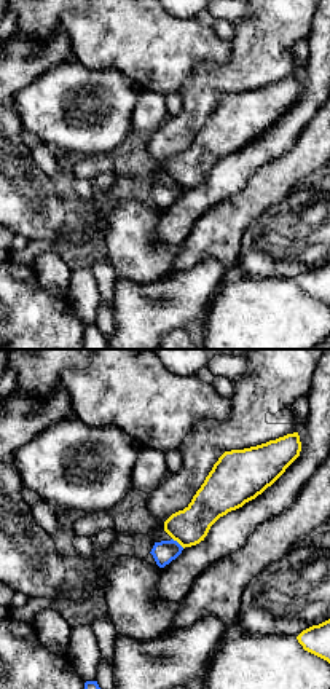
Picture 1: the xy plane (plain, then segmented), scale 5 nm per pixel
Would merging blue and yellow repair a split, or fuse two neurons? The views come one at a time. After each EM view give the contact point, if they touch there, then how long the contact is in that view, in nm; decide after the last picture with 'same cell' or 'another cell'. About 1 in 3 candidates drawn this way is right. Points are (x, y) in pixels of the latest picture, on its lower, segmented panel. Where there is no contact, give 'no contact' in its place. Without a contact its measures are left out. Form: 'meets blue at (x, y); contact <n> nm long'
meets blue at (177, 543); contact 80 nm long

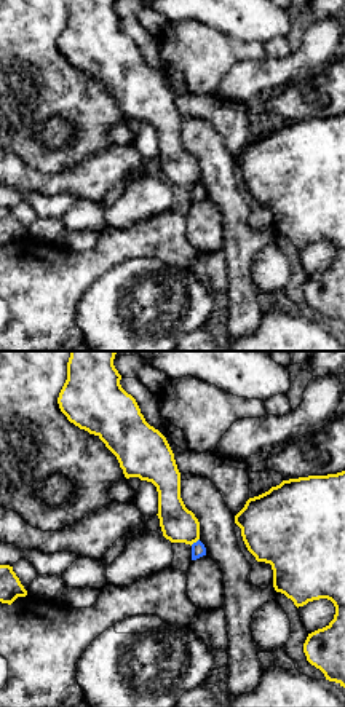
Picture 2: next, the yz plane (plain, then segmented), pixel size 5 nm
meets blue at (194, 543); contact 60 nm long

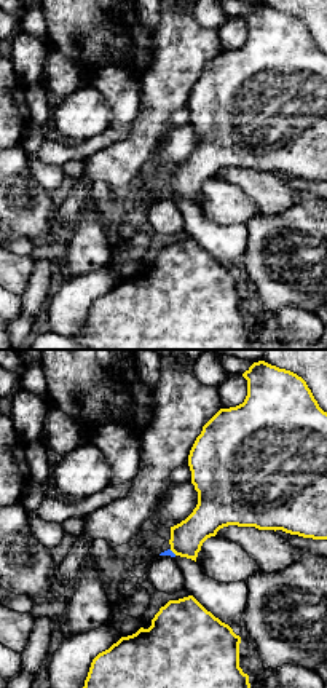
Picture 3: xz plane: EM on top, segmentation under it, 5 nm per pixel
meets blue at (171, 551); contact 50 nm long

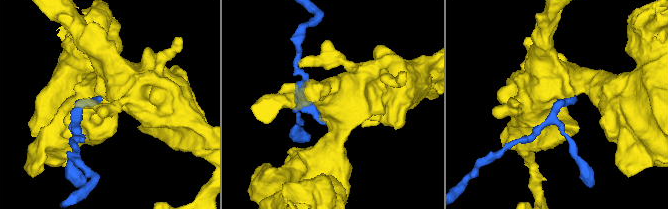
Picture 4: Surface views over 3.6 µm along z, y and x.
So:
another cell

